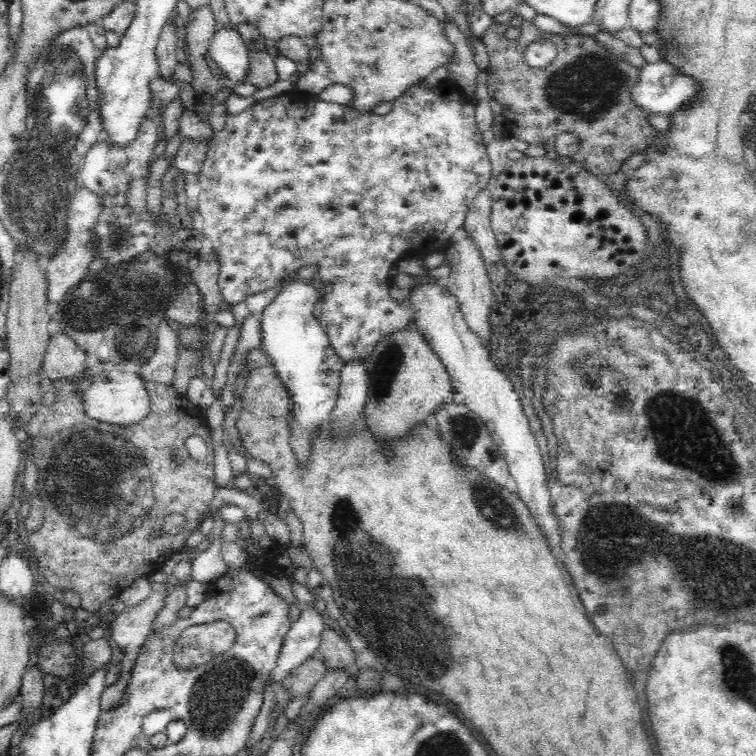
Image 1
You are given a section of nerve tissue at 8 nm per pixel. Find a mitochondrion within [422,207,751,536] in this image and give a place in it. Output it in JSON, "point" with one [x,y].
{"point":[679,428]}

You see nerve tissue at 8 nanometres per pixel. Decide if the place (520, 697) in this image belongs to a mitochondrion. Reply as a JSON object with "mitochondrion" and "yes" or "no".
{"mitochondrion":"no"}

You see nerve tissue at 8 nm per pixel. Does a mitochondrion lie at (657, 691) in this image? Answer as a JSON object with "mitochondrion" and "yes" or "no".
{"mitochondrion":"no"}

